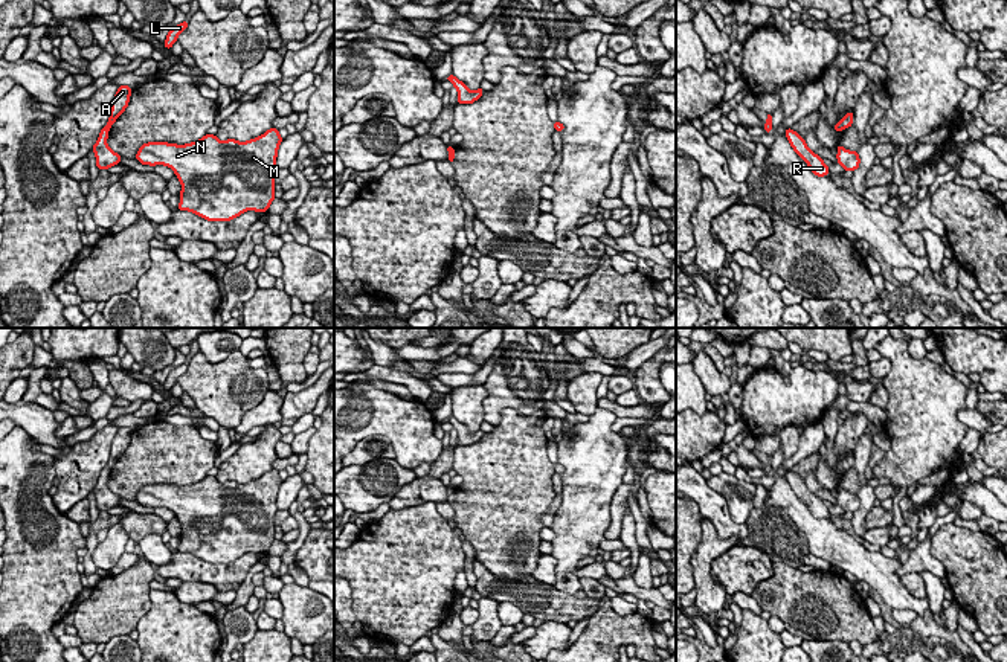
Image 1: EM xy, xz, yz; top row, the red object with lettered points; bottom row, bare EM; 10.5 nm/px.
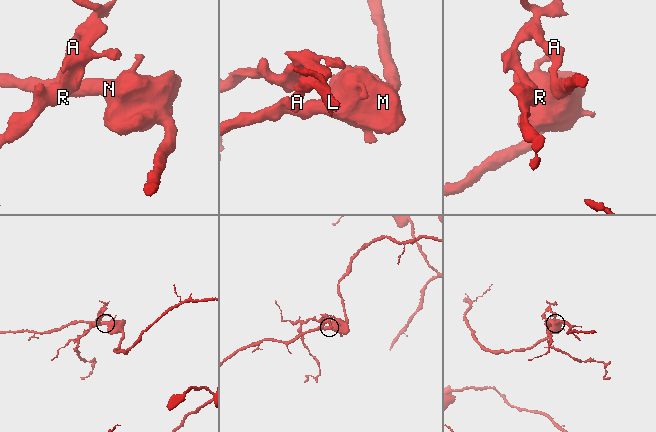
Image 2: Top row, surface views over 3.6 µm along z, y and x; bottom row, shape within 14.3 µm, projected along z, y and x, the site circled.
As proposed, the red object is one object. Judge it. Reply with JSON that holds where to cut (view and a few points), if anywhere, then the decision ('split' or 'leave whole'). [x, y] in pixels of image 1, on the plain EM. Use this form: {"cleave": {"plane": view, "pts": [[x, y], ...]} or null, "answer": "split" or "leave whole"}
{"cleave": null, "answer": "leave whole"}

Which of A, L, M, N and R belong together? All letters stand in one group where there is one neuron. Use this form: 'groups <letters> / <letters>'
groups A L M N R

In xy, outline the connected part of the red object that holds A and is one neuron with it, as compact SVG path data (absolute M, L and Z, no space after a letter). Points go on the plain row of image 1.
M119 427L117 429L117 433L116 433L113 444L111 444L108 464L101 471L98 482L92 490L95 494L96 508L99 509L99 513L108 511L110 508L121 505L122 497L110 491L110 488L107 487L107 480L108 480L108 471L111 470L111 467L116 464L116 461L128 448L130 438L131 438L131 429L130 427Z

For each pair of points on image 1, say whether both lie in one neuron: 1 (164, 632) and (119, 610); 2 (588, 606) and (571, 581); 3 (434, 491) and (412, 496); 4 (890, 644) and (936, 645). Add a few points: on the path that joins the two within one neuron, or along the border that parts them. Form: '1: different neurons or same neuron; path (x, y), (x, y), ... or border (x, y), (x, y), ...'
1: different neurons; border (151, 589), (150, 610), (135, 629)
2: different neurons; border (553, 586), (569, 594), (577, 594), (582, 589)
3: same neuron; path (429, 491), (417, 493)
4: same neuron; path (900, 644), (925, 645)

